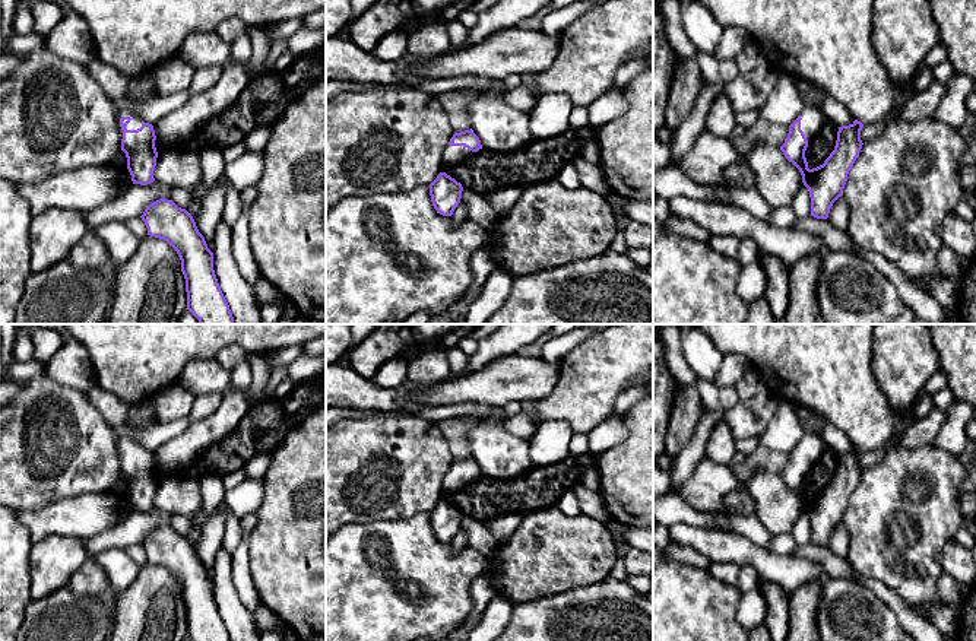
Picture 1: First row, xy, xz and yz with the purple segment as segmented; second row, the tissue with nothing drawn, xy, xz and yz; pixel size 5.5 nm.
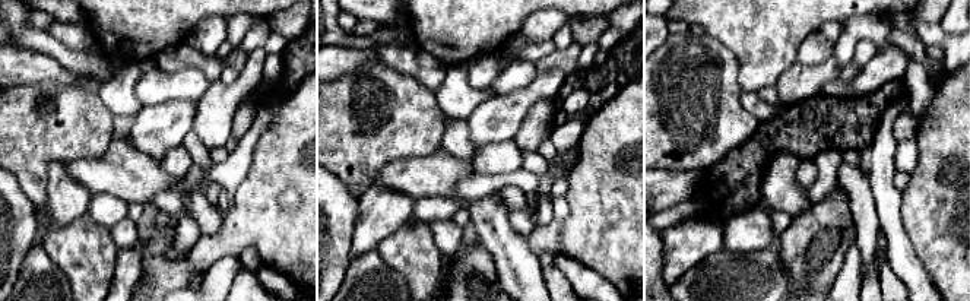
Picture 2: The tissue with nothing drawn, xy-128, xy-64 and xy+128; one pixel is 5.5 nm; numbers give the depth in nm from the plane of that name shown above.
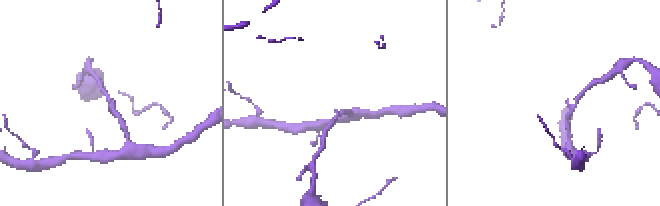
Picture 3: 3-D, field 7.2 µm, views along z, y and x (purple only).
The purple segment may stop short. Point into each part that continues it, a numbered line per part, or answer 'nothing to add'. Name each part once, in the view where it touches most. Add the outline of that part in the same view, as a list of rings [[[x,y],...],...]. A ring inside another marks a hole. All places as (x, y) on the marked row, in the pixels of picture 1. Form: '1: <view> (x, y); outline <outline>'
1: xy (136, 121); outline [[[118,104],[117,107],[117,123],[120,126],[120,120],[123,117],[130,117],[130,123],[126,126],[127,130],[137,130],[145,123],[143,118],[140,118],[137,114],[134,114],[131,110],[126,108],[123,104]]]

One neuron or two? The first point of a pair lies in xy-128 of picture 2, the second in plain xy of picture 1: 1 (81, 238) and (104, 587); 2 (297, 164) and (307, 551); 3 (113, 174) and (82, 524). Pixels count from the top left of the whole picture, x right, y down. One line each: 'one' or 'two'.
1: one
2: one
3: one

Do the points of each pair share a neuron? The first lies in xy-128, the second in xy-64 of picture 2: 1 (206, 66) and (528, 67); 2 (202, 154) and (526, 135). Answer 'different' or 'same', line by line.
1: different
2: different

